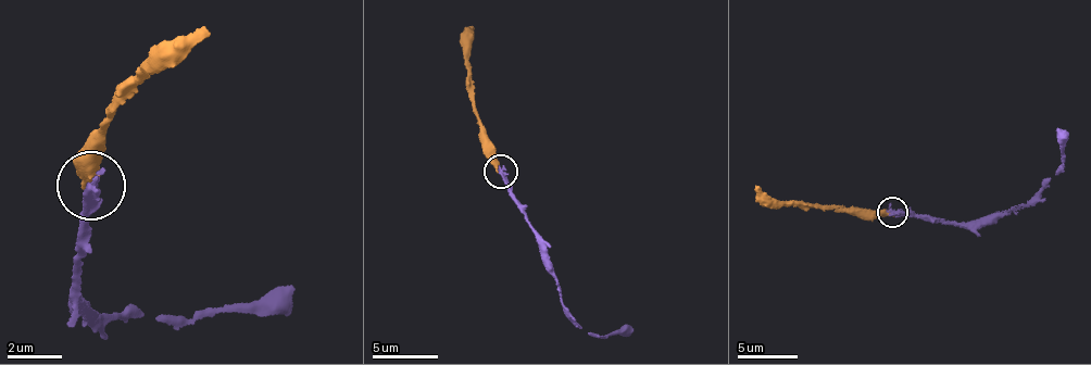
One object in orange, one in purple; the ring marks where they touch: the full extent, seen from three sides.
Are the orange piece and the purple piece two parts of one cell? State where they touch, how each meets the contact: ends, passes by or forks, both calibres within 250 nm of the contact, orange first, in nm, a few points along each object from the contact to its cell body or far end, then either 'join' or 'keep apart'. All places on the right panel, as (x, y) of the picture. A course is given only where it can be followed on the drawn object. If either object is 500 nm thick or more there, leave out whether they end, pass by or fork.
(892, 212) | orange ends | purple ends | 400/320 nm | orange via (892, 213), (820, 208), (760, 193), (755, 186) | purple via (892, 213), (922, 216), (949, 225), (990, 224), (1038, 194), (1049, 178), (1063, 170), (1057, 128) | join

